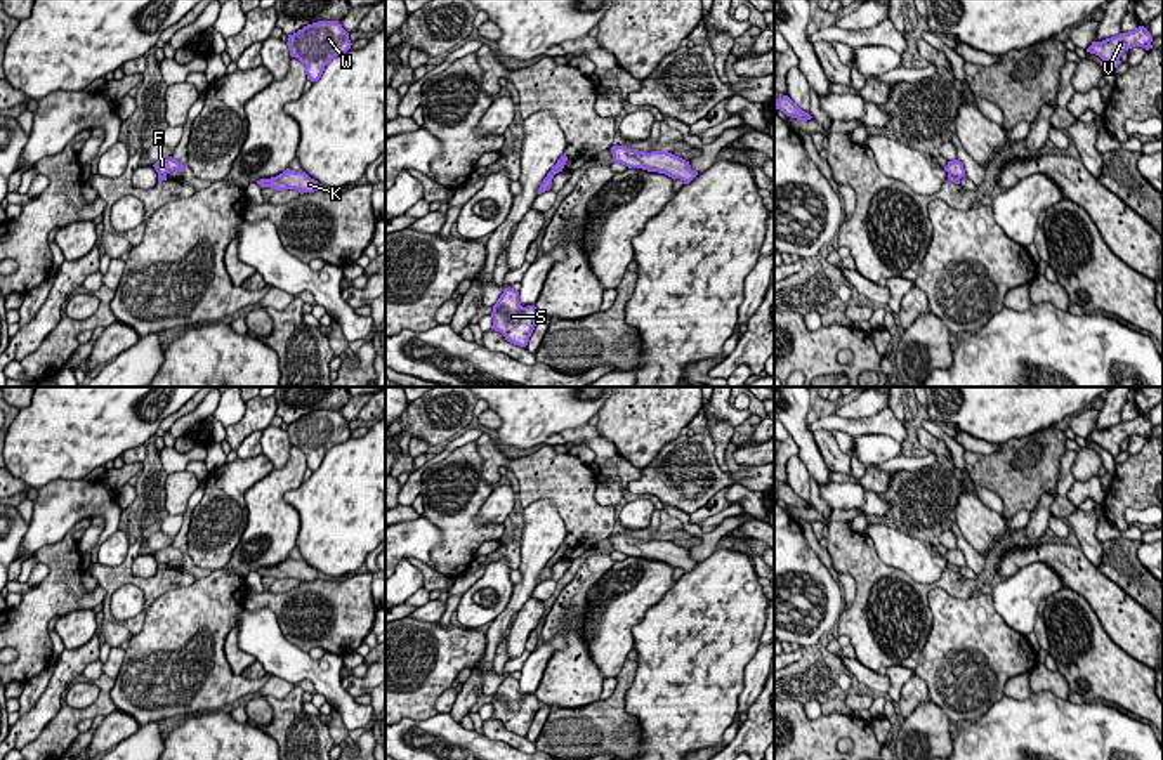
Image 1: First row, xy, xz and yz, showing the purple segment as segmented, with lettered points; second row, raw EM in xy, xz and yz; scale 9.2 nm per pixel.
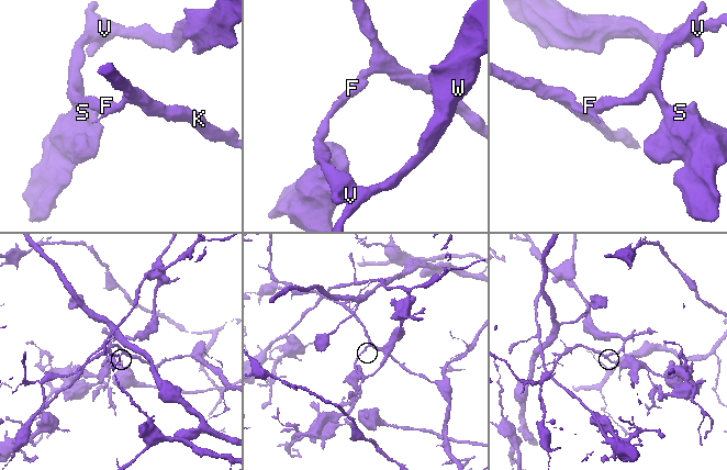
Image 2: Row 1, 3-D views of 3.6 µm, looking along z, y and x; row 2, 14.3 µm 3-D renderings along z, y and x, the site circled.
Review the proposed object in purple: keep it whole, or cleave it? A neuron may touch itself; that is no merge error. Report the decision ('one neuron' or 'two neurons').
two neurons

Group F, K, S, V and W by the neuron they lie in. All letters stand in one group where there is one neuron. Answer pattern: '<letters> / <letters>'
F S V W / K

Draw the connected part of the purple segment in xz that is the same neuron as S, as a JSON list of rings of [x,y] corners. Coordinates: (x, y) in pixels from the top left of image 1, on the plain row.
[[[509,675],[493,694],[491,718],[500,720],[510,732],[526,736],[540,704],[535,694],[522,696],[519,680]]]

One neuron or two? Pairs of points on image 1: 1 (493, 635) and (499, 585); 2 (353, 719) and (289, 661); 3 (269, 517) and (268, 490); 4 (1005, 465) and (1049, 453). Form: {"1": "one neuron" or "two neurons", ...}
{"1": "two neurons", "2": "one neuron", "3": "one neuron", "4": "one neuron"}

